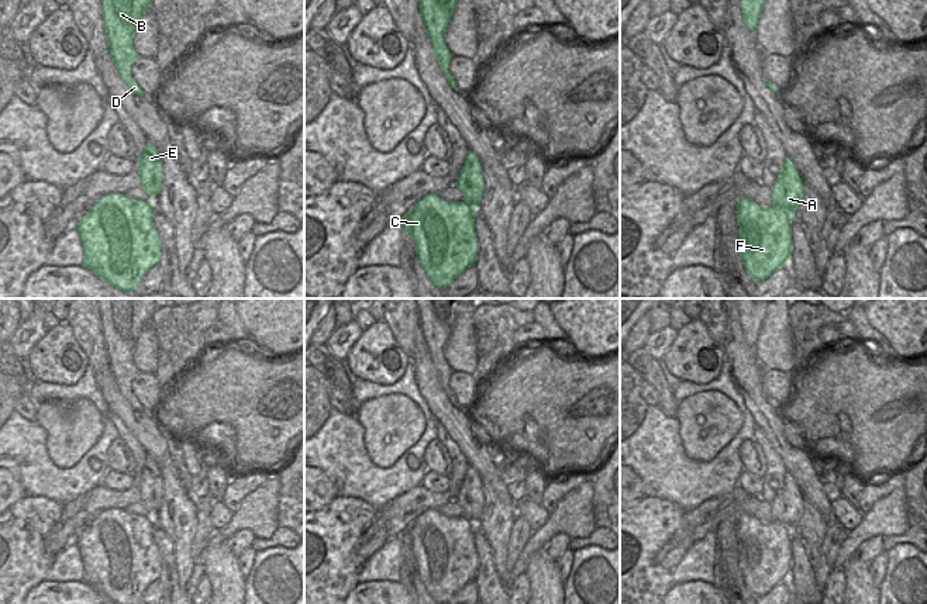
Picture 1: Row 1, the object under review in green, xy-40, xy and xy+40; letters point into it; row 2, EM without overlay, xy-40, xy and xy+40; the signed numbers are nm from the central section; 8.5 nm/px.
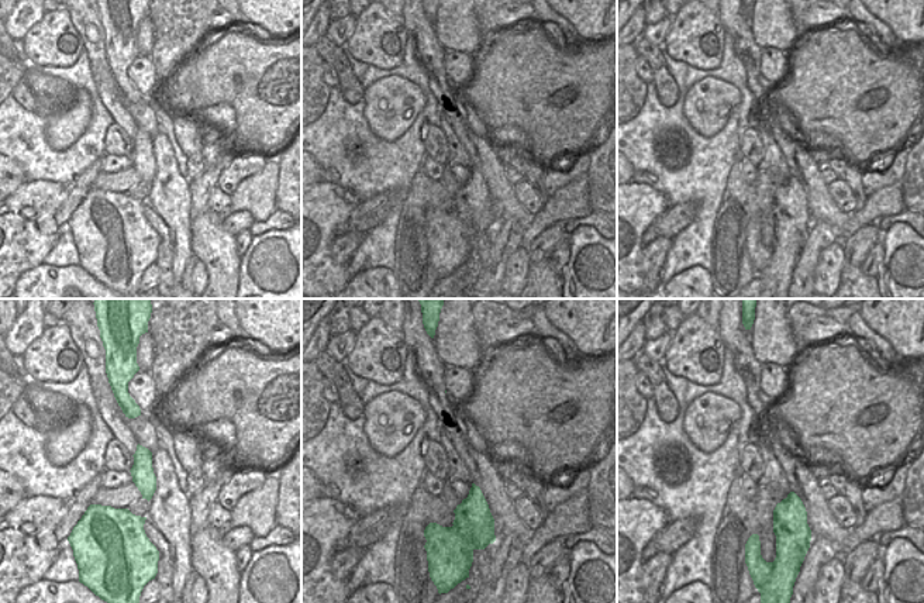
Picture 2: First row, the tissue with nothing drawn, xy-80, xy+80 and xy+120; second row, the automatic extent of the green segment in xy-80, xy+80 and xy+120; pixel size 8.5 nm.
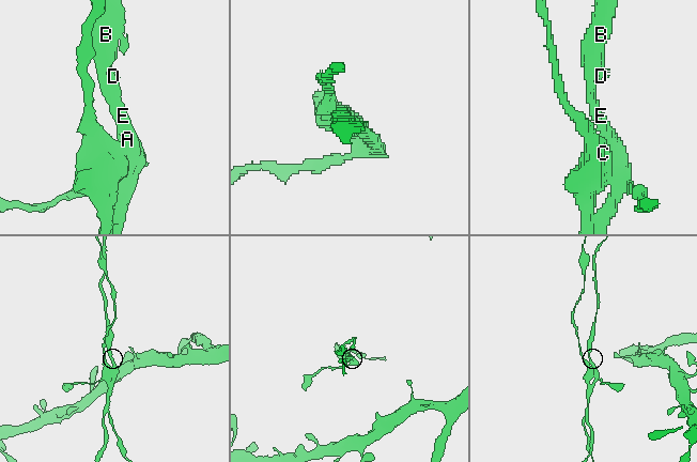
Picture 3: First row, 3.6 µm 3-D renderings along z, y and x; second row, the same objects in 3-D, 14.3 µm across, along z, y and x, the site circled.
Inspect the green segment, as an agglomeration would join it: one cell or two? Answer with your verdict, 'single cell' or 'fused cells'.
fused cells

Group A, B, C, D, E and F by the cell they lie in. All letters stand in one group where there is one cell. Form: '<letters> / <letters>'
A B D E / C F

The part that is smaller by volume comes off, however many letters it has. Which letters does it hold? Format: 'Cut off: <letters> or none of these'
Cut off: A, B, D, E

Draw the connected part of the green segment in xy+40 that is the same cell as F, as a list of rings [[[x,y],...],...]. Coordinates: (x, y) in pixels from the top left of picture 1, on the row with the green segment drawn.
[[[751,199],[738,200],[740,255],[745,272],[757,283],[768,279],[790,259],[793,220],[783,207],[761,207]]]

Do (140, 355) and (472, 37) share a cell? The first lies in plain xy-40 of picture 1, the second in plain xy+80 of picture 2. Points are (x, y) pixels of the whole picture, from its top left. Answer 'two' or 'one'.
one

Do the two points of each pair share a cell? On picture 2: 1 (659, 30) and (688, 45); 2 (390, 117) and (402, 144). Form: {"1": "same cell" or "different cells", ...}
{"1": "different cells", "2": "different cells"}

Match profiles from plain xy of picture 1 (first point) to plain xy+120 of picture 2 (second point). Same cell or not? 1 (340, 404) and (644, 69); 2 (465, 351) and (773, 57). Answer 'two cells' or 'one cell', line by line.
1: one cell
2: two cells

